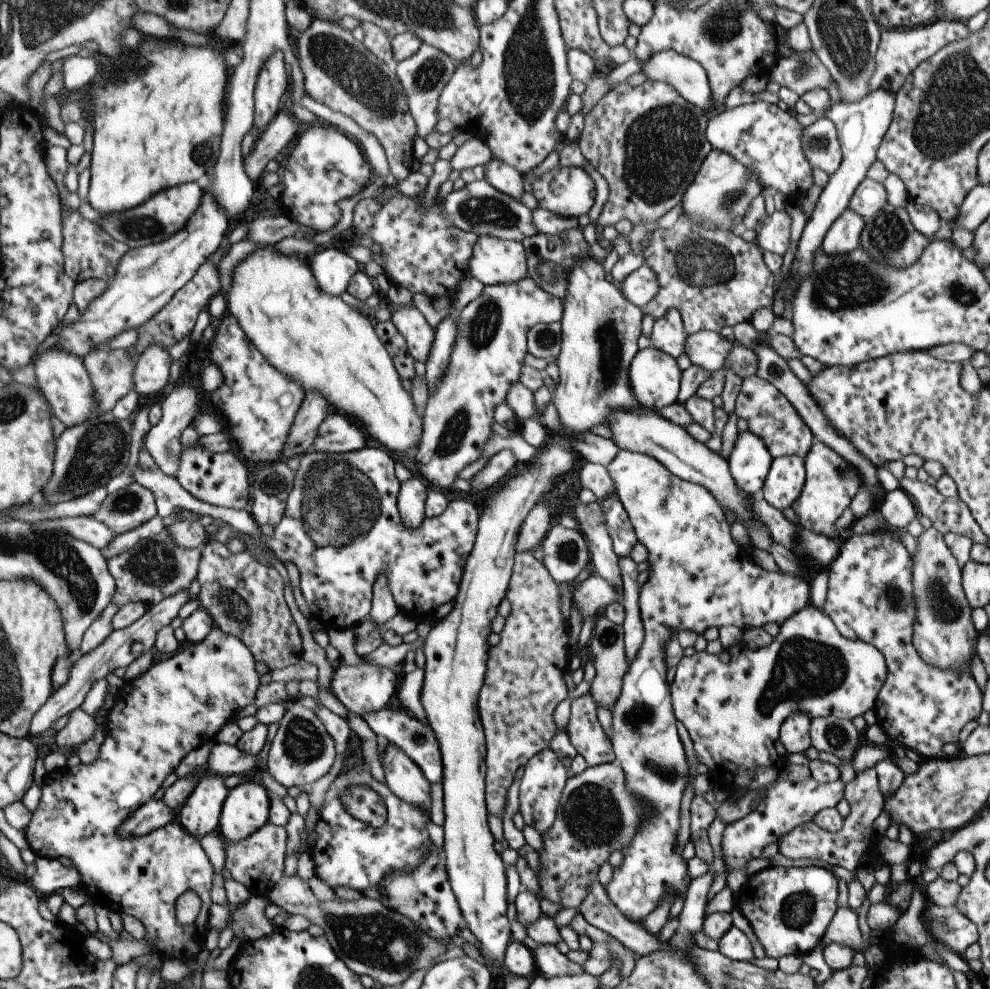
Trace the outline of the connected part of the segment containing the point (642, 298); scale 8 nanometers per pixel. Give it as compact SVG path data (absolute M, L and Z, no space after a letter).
M645 262L621 283L620 293L639 308L644 307L656 295L658 289L656 274Z

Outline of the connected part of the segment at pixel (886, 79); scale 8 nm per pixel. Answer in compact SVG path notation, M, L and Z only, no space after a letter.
M936 17L925 25L908 29L880 29L880 39L874 54L874 70L868 82L870 92L877 89L899 90L906 76L921 62L933 56L946 44L964 39L970 30L965 21Z

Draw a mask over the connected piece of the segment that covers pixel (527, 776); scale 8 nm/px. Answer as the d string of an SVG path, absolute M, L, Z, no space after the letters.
M549 747L530 756L524 764L523 774L517 788L518 812L522 816L524 824L532 826L540 836L551 826L555 818L561 791L569 776L569 770L565 770L561 761Z

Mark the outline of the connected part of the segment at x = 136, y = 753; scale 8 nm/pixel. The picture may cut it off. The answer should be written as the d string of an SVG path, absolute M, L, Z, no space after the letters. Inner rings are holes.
M213 626L209 634L207 634L200 643L189 643L188 647L179 650L179 652L173 654L171 658L161 660L161 662L153 662L152 665L137 678L125 680L123 685L114 694L113 706L109 709L109 712L107 712L102 722L102 726L104 727L104 739L99 747L97 758L91 764L84 765L80 762L74 767L64 767L60 772L47 775L43 781L41 796L36 809L31 812L31 822L25 830L29 846L39 857L57 859L61 858L61 856L65 856L65 858L71 860L72 865L80 874L80 886L83 886L83 892L81 893L85 896L86 900L91 901L91 904L102 906L106 908L109 913L121 914L124 912L126 915L131 915L133 918L139 920L144 928L144 940L152 943L152 948L155 950L155 953L159 954L161 959L168 957L175 958L175 960L181 962L194 961L197 954L211 944L212 939L208 926L208 910L212 903L209 891L214 876L213 867L206 857L206 854L203 852L198 839L191 836L176 819L169 821L167 824L161 826L161 828L143 835L142 837L123 839L122 837L118 837L114 832L118 831L119 823L122 823L122 820L126 819L130 815L130 812L133 812L143 803L151 800L151 796L157 792L157 788L161 786L161 782L163 782L165 776L174 772L174 768L190 750L197 748L200 744L205 744L207 741L215 742L215 733L225 724L225 722L229 720L239 708L243 708L247 706L247 704L253 703L255 690L257 690L257 686L259 685L258 675L254 669L255 661L249 649L236 636L228 635L220 628ZM186 890L195 892L202 903L195 920L191 924L181 926L177 924L175 920L174 906L177 897Z

